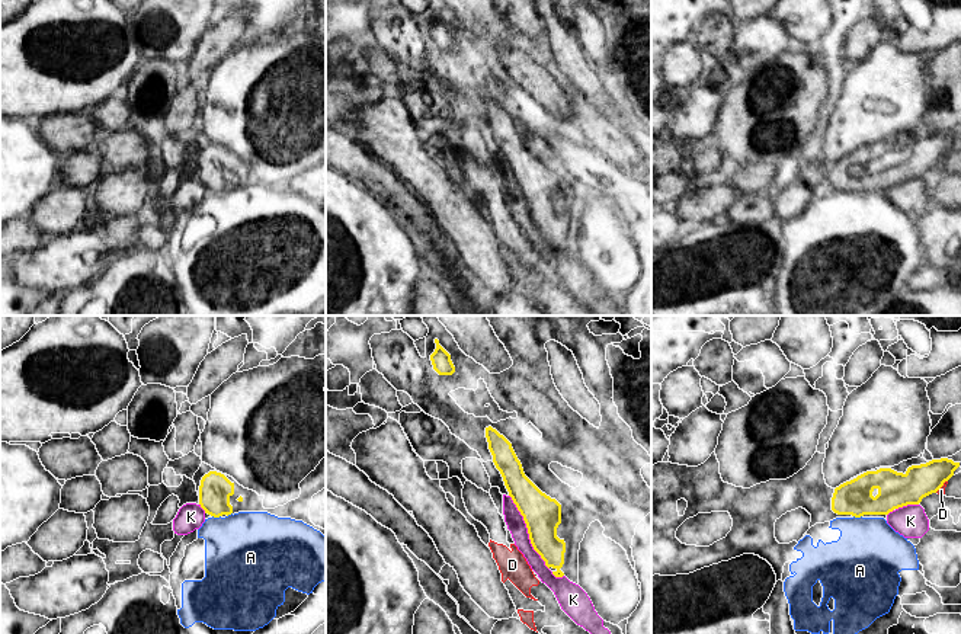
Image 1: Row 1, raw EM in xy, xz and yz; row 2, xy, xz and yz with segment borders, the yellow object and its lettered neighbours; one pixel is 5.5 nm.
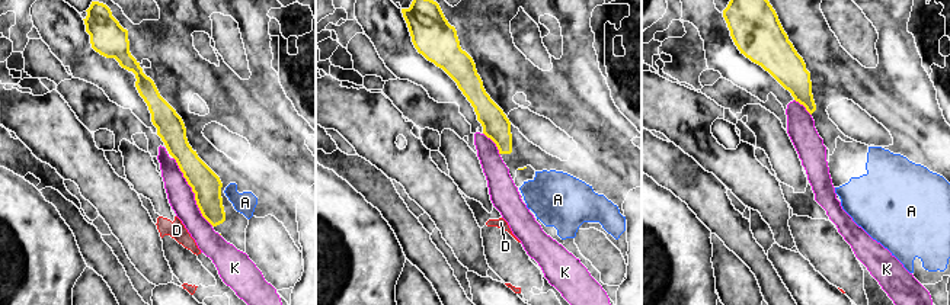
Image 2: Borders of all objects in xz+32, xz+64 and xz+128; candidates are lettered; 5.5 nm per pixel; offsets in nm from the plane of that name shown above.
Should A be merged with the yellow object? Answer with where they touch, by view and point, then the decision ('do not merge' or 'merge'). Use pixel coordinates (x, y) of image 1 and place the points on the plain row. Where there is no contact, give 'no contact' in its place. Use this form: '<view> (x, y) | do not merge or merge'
xy (217, 191) | do not merge

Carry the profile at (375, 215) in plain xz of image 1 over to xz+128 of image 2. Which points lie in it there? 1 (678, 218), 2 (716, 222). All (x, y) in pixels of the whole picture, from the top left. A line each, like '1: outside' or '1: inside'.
1: inside
2: outside

